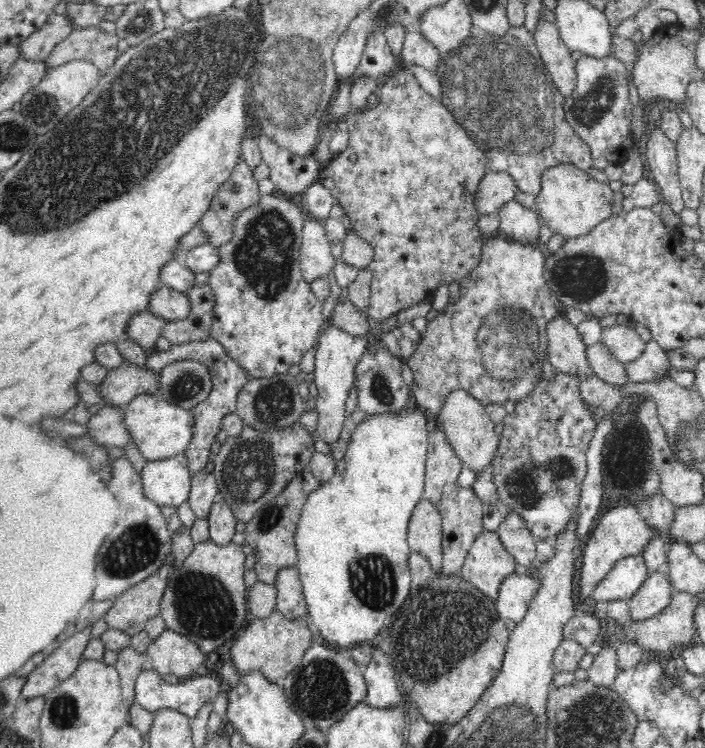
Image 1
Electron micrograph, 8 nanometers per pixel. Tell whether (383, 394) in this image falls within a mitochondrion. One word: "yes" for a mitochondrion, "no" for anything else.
yes

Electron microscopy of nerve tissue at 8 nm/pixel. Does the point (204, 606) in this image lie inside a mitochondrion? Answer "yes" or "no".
yes

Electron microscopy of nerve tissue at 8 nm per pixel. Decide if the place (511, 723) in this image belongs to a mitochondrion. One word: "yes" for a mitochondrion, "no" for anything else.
yes

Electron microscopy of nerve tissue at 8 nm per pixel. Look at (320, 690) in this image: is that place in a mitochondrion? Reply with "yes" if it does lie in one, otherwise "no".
yes

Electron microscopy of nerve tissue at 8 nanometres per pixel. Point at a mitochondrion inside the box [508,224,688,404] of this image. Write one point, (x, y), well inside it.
(580, 276)

